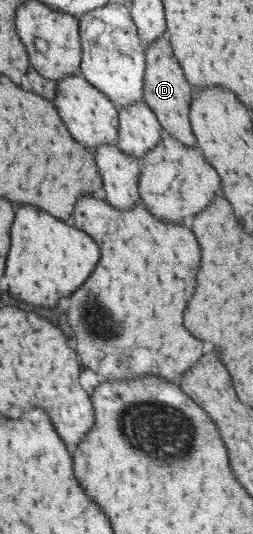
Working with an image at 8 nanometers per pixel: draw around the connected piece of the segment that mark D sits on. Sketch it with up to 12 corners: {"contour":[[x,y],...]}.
{"contour":[[164,33],[146,48],[143,100],[168,136],[195,144],[191,84]]}

